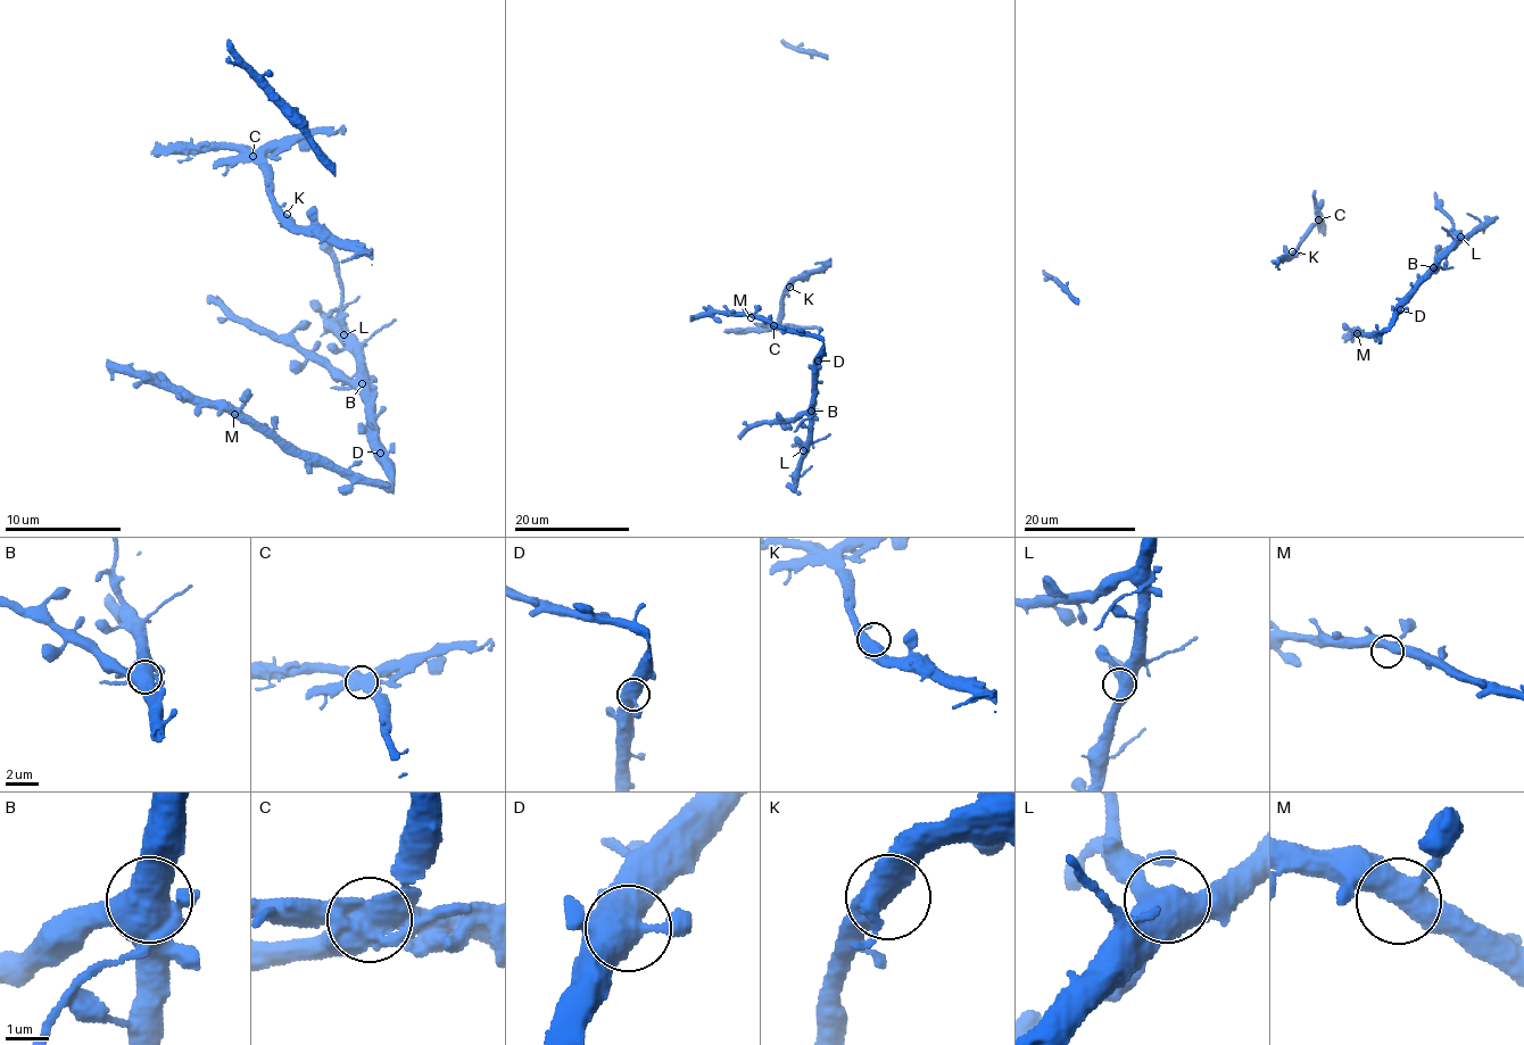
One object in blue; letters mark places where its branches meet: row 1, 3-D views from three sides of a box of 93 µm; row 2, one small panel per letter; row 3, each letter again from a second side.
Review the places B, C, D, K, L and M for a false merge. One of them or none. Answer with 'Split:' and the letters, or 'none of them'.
Split: C

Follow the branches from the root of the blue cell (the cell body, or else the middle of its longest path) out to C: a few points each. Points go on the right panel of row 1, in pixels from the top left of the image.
C: (1297, 257), (1295, 248), (1303, 234), (1318, 220)

